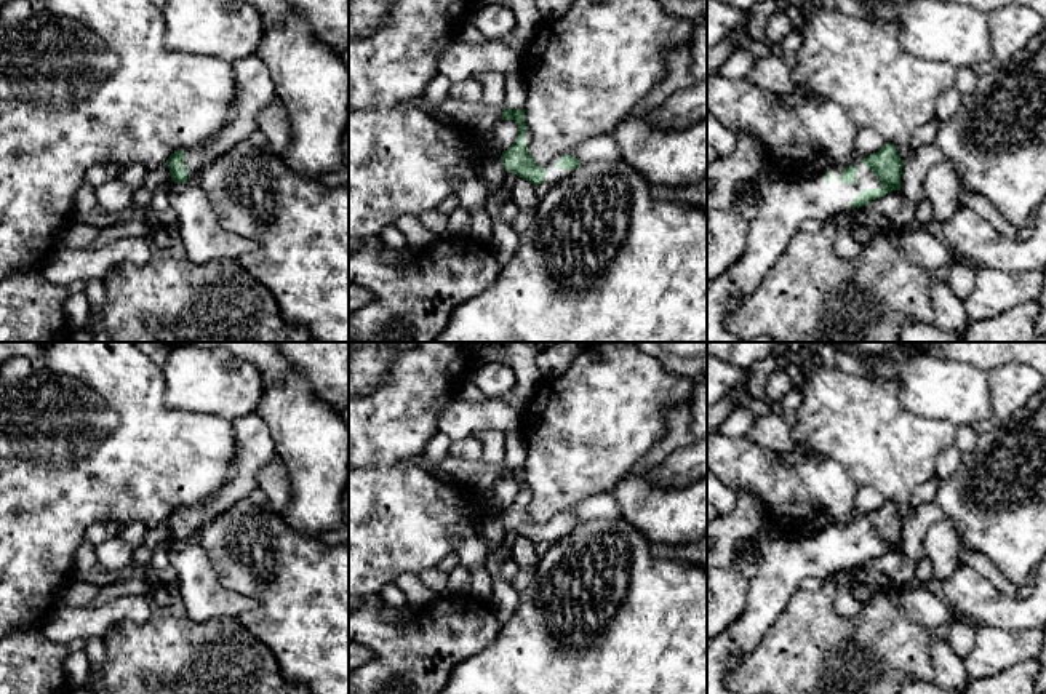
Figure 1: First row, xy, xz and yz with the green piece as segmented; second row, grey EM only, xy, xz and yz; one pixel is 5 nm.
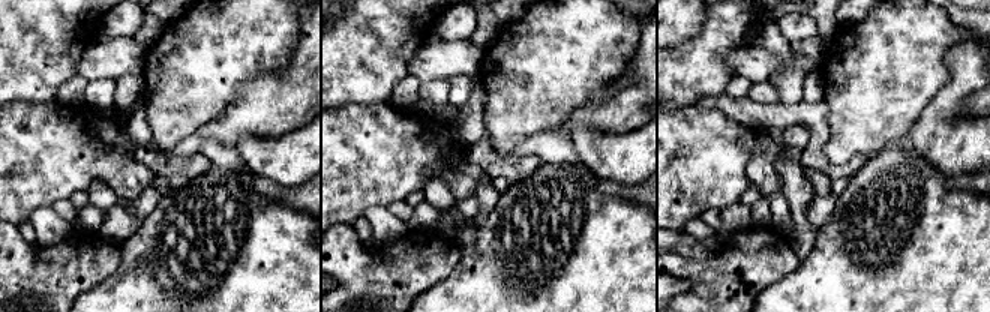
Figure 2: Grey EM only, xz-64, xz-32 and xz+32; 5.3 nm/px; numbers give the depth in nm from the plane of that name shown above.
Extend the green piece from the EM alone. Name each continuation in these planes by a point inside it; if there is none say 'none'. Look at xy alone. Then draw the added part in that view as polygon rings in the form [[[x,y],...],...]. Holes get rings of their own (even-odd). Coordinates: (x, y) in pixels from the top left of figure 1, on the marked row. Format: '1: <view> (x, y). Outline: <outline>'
1: xy (255, 90). Outline: [[[256,53],[234,62],[234,75],[237,94],[227,125],[213,139],[182,149],[189,181],[197,182],[205,166],[259,131],[262,109],[277,98],[267,66]]]

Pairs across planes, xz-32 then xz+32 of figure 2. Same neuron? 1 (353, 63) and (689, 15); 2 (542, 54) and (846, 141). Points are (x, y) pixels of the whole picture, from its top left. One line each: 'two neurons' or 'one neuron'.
1: two neurons
2: one neuron

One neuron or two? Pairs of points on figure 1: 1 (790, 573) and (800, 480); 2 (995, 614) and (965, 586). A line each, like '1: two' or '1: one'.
1: two
2: one

